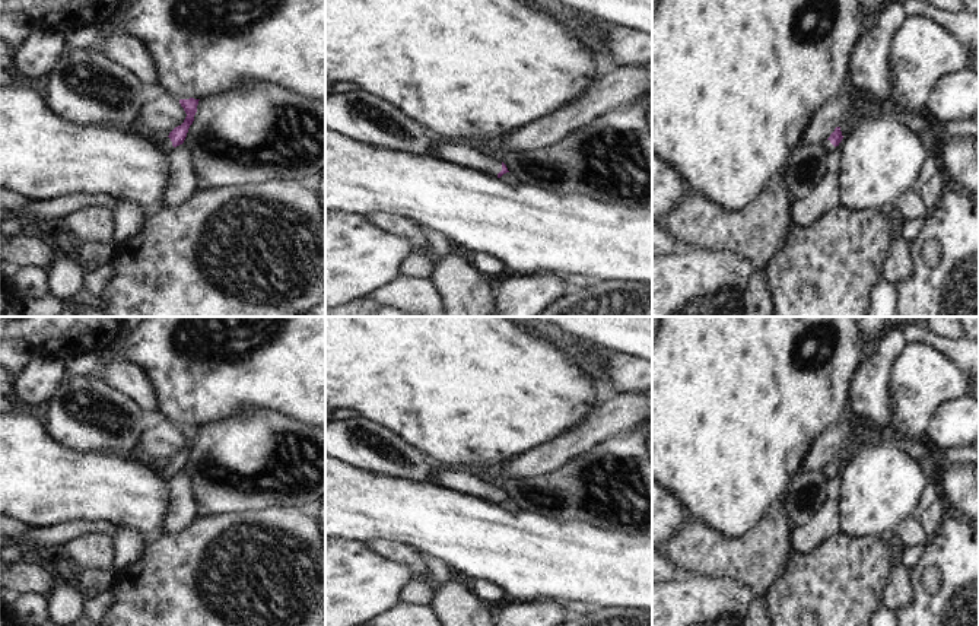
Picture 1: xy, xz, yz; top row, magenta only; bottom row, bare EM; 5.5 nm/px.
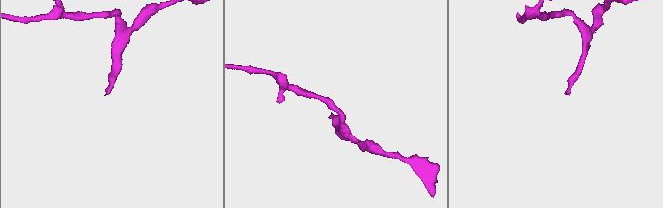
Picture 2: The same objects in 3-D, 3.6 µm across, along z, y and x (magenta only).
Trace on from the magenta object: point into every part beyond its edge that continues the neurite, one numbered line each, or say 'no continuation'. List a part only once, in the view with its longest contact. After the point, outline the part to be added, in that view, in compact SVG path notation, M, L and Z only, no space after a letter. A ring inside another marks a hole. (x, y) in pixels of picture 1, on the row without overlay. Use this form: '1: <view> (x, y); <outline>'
1: xz (461, 480); M432 460L429 463L435 476L451 490L467 493L490 503L498 503L502 498L502 487L481 474L474 474L464 468L452 468Z

